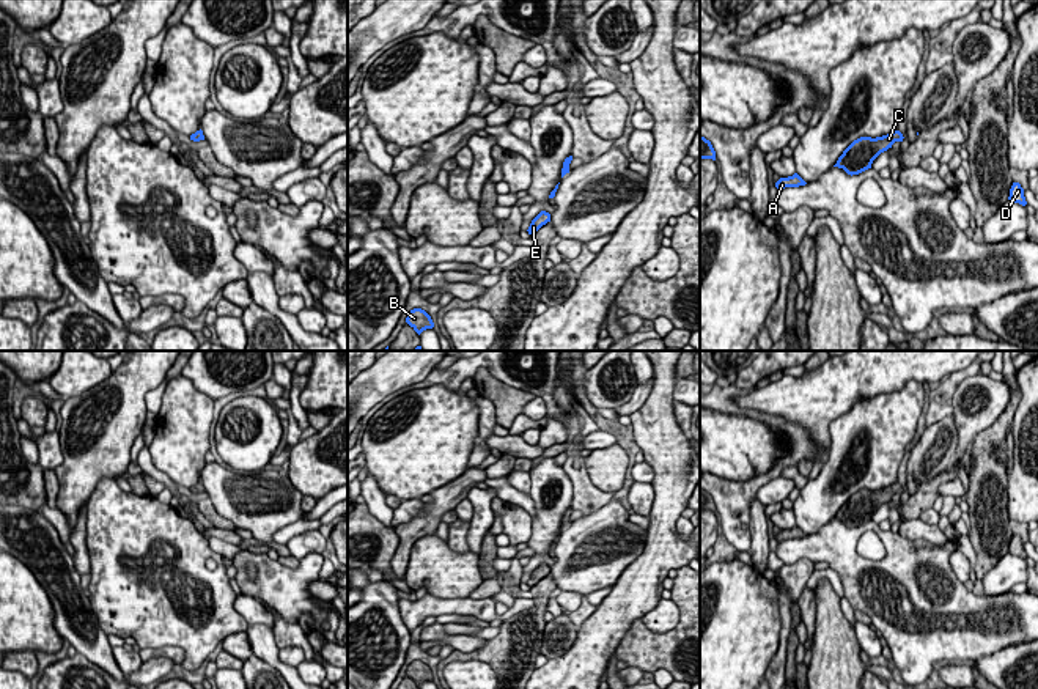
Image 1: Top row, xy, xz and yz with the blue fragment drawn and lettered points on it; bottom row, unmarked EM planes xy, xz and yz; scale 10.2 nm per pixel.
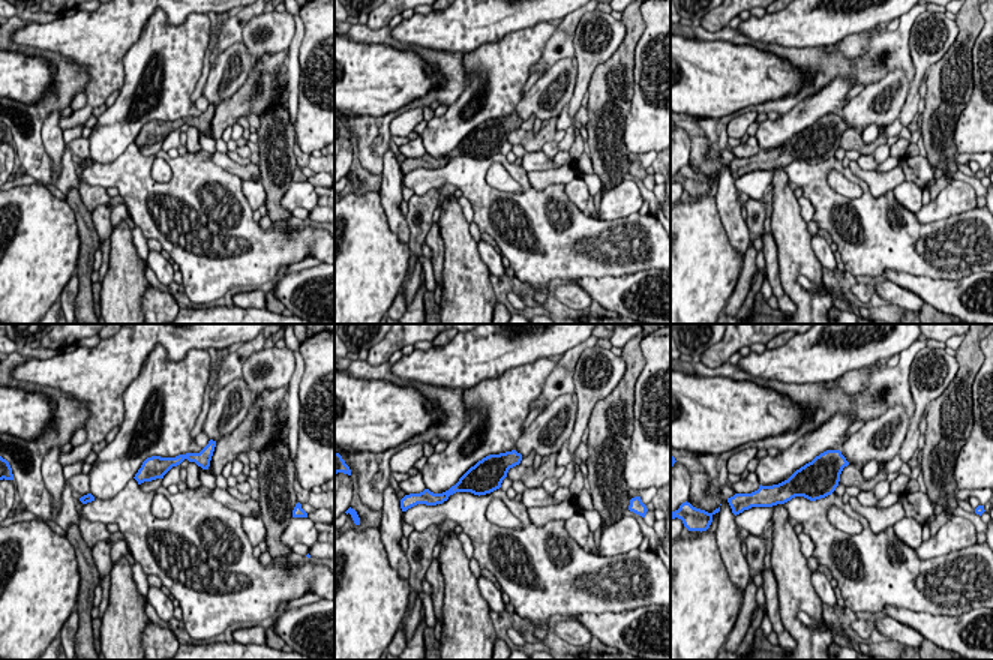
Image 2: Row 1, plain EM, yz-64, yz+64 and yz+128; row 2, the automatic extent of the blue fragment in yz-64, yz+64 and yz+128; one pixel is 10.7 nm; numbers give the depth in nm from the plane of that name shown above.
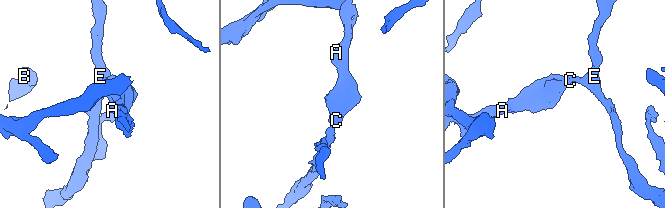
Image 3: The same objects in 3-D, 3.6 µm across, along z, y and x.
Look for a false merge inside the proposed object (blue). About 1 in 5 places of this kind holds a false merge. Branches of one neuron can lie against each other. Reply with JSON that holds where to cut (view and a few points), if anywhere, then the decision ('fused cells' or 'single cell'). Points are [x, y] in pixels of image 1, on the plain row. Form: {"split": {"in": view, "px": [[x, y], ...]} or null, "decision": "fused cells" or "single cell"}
{"split": null, "decision": "single cell"}

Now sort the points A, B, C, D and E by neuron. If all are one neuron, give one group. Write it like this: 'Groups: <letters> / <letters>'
Groups: A B C D E

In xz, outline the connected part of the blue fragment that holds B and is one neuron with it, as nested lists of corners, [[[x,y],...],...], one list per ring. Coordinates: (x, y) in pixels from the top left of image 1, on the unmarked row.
[[[414,661],[409,664],[406,675],[420,687],[426,681],[432,681],[434,675],[431,669],[421,662],[421,661]]]

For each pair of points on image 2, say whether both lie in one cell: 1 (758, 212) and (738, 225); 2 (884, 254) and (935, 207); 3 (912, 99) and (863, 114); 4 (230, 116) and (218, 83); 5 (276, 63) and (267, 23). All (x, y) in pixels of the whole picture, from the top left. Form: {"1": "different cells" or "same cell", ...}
{"1": "different cells", "2": "different cells", "3": "different cells", "4": "different cells", "5": "different cells"}

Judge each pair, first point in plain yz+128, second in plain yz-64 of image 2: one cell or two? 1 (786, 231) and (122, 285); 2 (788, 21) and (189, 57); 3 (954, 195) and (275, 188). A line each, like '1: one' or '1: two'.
1: one
2: two
3: two

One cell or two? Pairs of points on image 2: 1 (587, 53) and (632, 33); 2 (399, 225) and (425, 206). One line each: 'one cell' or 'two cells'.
1: two cells
2: two cells

